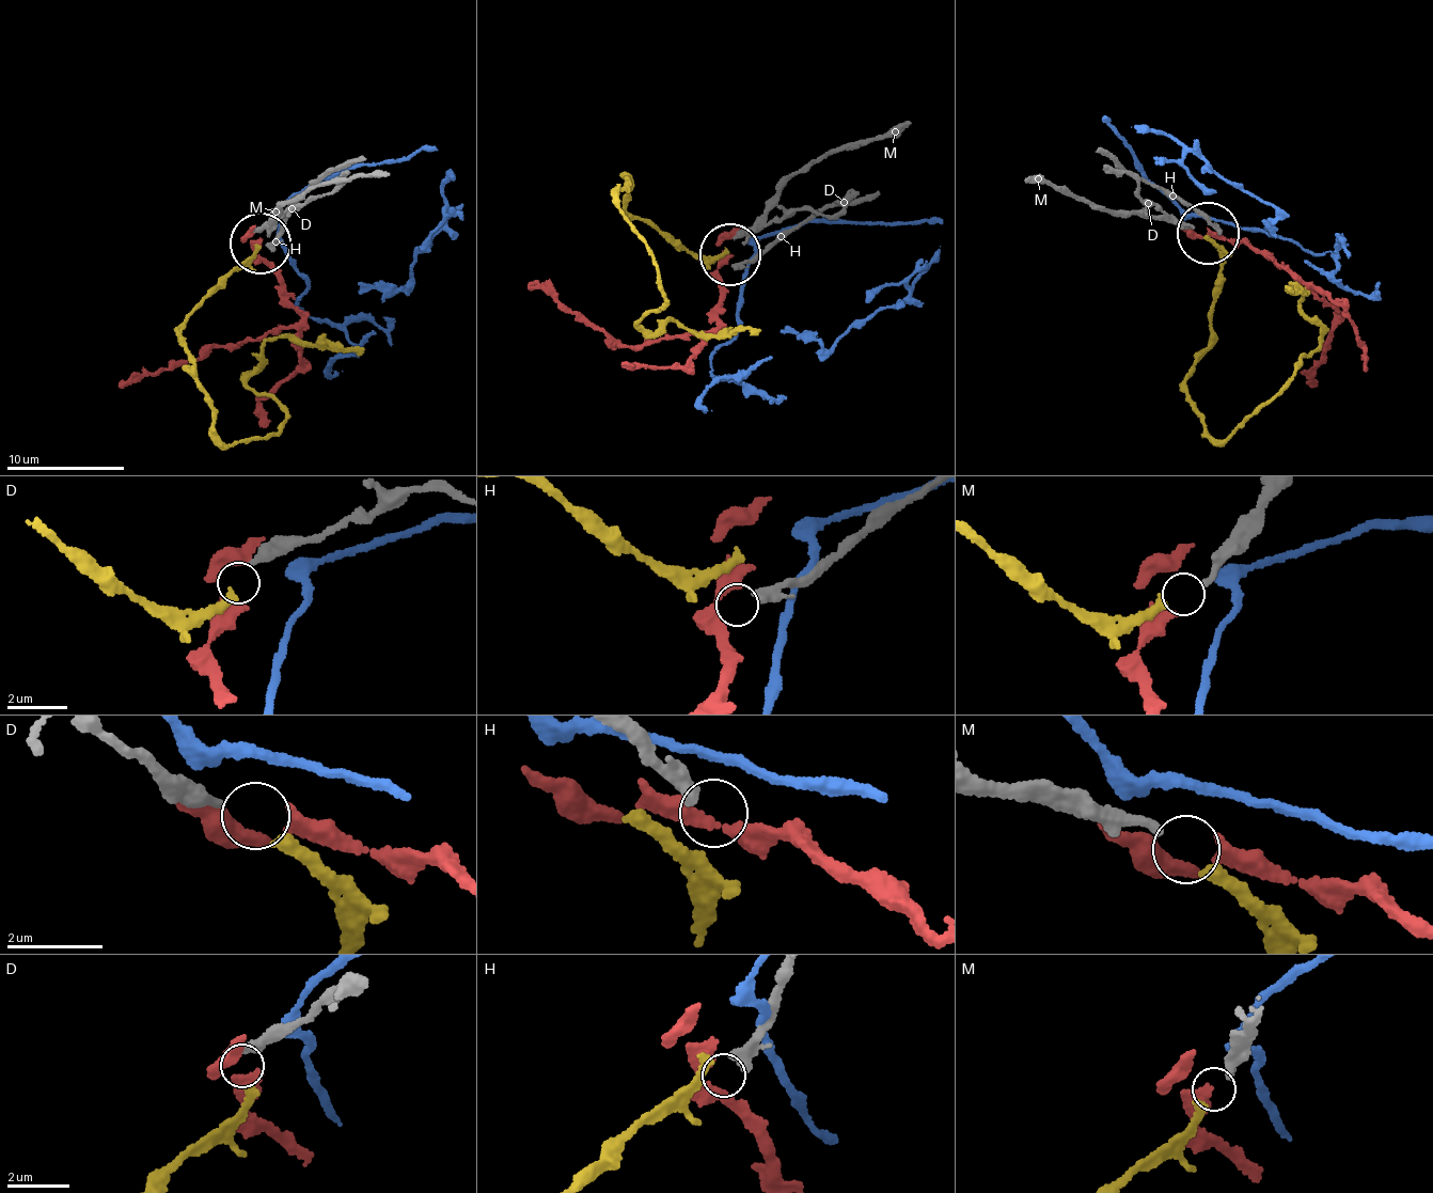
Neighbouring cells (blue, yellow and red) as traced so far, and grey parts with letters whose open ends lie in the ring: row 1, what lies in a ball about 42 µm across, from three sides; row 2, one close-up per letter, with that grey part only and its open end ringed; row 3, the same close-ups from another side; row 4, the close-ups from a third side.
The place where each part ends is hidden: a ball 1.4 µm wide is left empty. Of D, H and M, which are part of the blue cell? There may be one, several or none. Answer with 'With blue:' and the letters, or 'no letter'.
With blue: no letter

